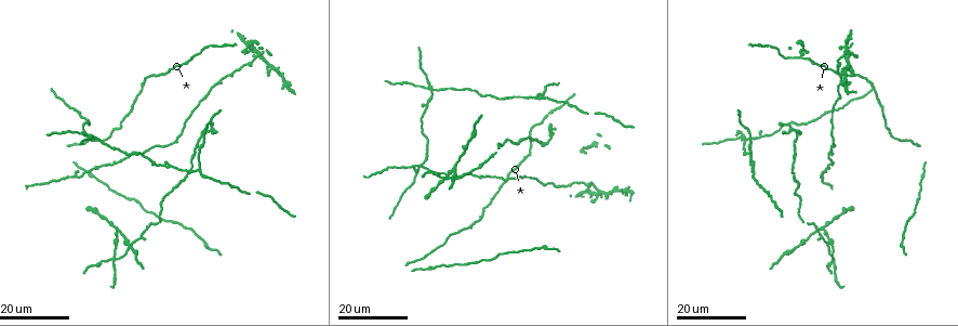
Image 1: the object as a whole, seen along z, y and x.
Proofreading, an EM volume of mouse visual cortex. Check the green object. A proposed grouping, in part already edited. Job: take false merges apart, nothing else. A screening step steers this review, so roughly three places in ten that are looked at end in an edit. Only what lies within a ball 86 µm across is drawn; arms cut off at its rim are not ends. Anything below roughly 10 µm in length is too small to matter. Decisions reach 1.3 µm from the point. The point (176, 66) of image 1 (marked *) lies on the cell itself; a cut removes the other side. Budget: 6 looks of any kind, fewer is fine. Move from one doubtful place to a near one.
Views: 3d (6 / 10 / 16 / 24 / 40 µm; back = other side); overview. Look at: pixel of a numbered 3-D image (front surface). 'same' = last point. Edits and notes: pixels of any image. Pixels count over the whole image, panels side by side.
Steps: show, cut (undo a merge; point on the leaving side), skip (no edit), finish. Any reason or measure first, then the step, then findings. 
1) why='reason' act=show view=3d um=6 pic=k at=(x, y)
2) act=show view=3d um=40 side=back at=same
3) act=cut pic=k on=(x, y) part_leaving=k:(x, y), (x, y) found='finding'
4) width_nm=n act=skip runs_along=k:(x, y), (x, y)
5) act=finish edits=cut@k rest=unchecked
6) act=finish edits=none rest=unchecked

why='looks like a crossing' act=show view=3d um=24 pic=1 at=(741, 136)

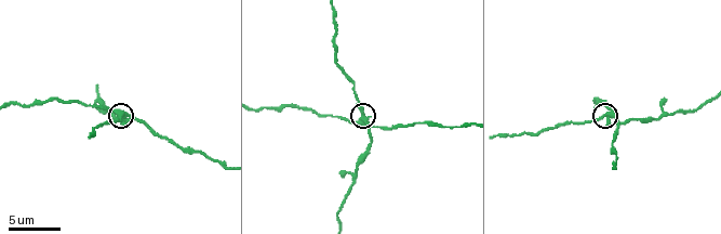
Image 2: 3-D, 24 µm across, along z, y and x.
why='closer look' act=show view=3d um=10 pic=2 at=(609, 118)

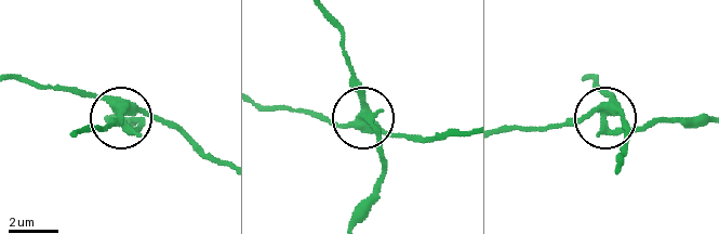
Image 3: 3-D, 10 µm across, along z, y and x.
side_arm_um=15 act=cut pic=3 on=(119, 125) part_leaving=3:(363, 115), (382, 146), (382, 190), (363, 220) found='two cells meet here'

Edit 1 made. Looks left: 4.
why='three arms meet' act=show view=3d um=24 pic=1 at=(536, 98)

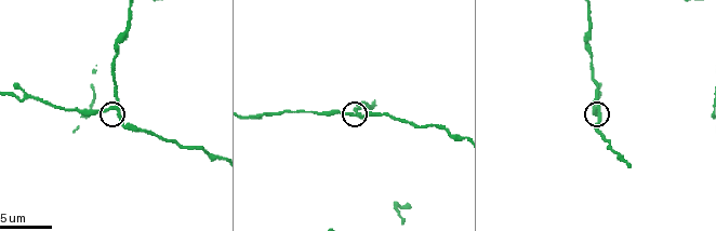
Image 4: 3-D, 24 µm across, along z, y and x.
act=show view=3d um=10 pic=4 at=(116, 107)

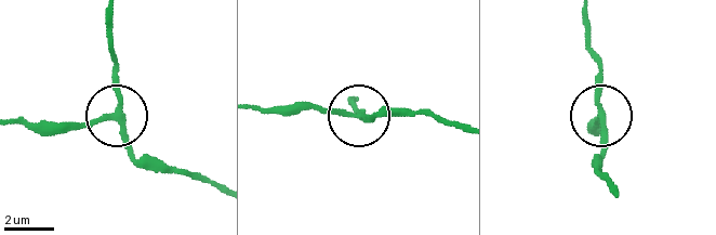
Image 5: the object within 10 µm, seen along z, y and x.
width_nm=210 act=skip found='one cell here'

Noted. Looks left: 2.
why='four arms meet' act=show view=3d um=16 pic=1 at=(114, 258)

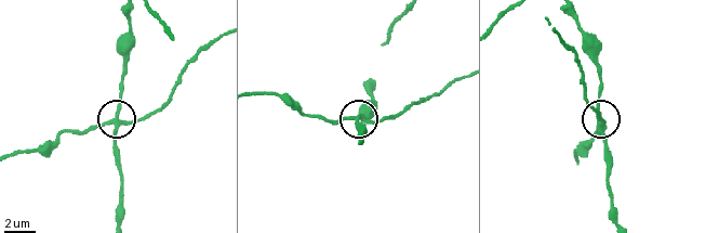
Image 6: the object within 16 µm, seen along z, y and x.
act=show view=3d um=6 pic=6 at=(121, 122)

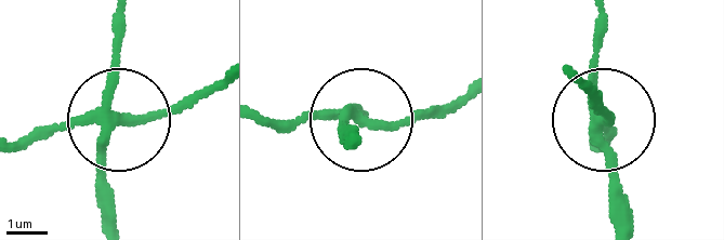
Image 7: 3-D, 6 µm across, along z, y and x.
arms=4 act=cut pic=7 on=(103, 174) part_leaving=7:(110, 111), (110, 22) found='a second cell is stuck on'

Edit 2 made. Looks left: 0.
act=finish edits=cut@3,cut@7 rest=unchecked

